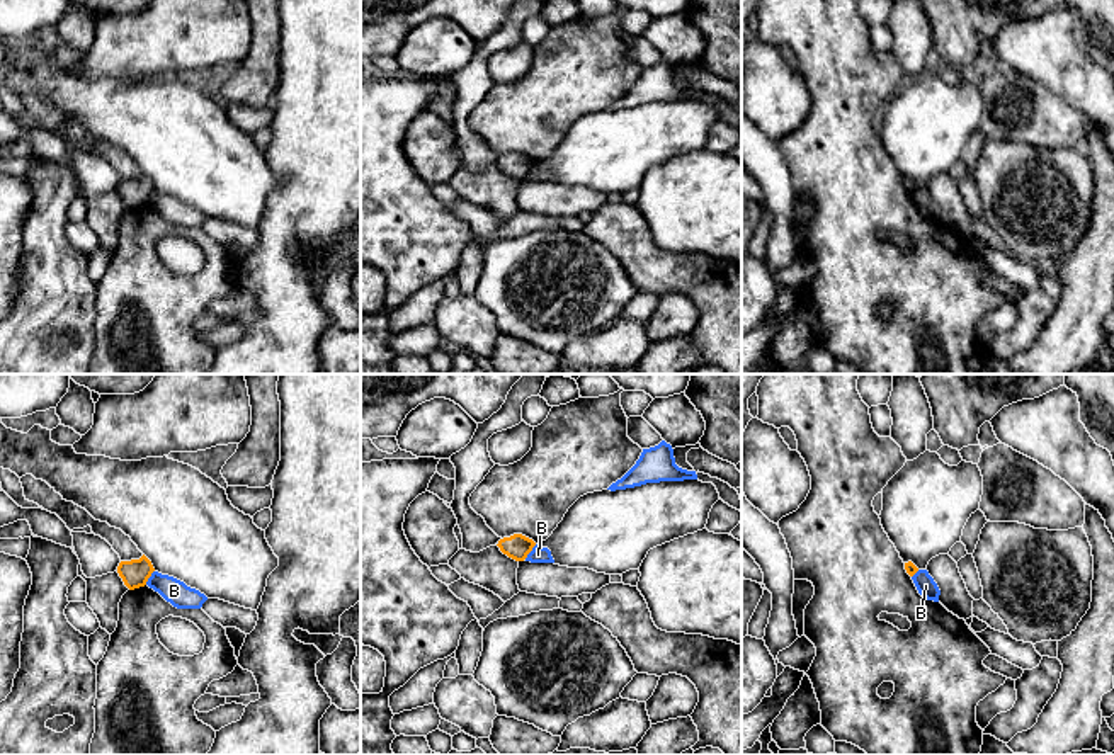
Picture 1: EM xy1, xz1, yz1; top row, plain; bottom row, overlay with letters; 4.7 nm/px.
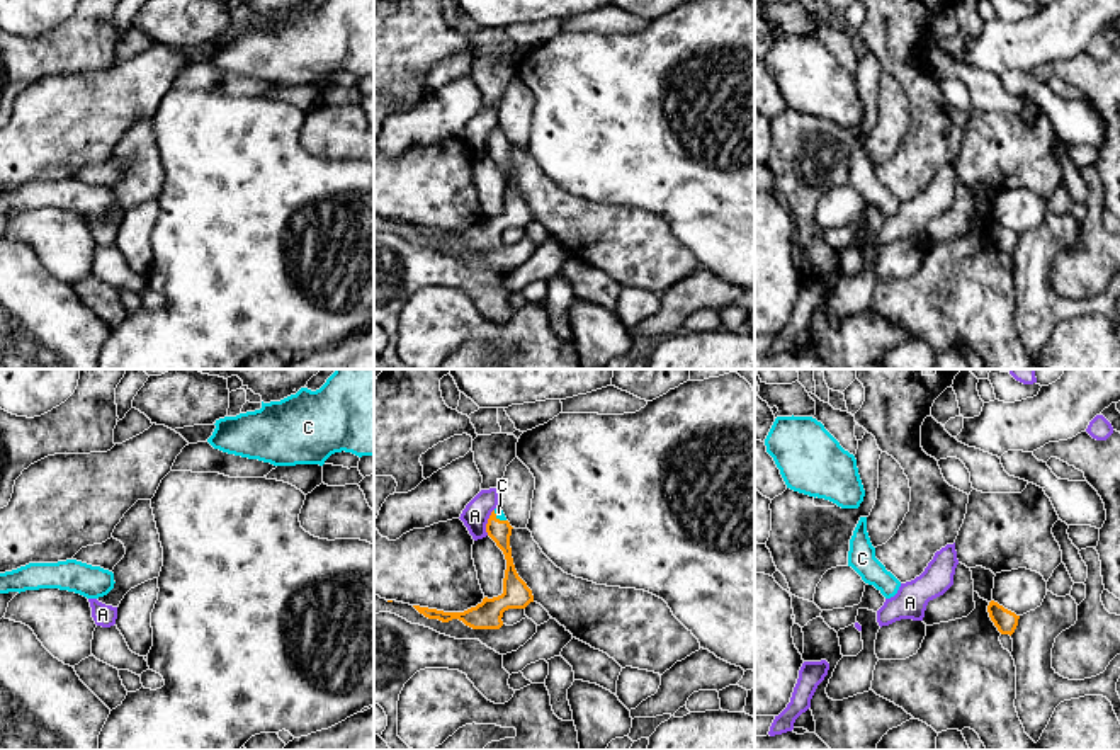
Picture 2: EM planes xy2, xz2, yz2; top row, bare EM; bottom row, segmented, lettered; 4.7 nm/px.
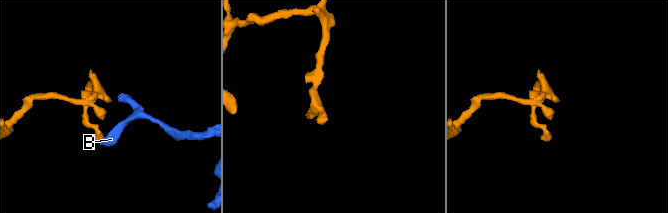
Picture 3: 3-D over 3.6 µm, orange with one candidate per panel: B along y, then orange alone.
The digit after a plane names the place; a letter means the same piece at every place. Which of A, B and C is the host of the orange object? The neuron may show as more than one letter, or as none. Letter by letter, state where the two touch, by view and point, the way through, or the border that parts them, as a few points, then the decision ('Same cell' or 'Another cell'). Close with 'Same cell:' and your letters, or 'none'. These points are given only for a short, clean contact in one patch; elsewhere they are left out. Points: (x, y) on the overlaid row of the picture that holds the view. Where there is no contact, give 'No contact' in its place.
A: Touches orange at xz2 (488, 522). Boundary: xz2 (493, 509), (486, 524), (486, 534). Another cell
B: Touches orange at xz1 (531, 550). Boundary: xz1 (536, 544), (524, 558). Another cell
C: Touches orange at xz2 (498, 519). Path across: xz2 (500, 531), (498, 519), (498, 512). Same cell
Same cell: C

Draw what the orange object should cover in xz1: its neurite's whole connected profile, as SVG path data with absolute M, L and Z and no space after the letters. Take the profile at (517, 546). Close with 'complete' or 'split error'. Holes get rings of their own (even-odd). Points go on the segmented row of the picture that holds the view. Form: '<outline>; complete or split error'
M514 534L510 537L500 539L497 546L509 558L515 561L524 561L536 546L536 542L522 534Z; complete

